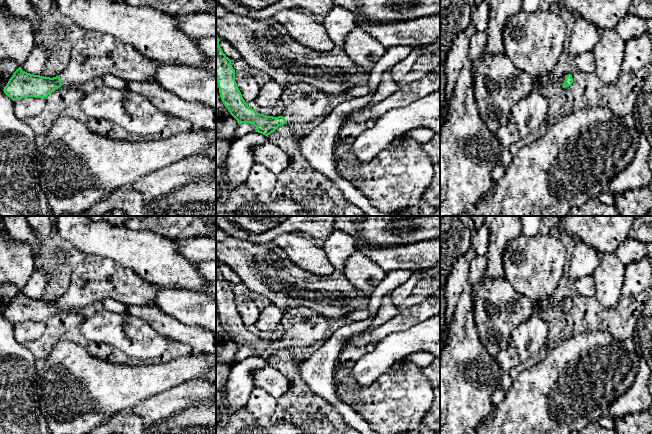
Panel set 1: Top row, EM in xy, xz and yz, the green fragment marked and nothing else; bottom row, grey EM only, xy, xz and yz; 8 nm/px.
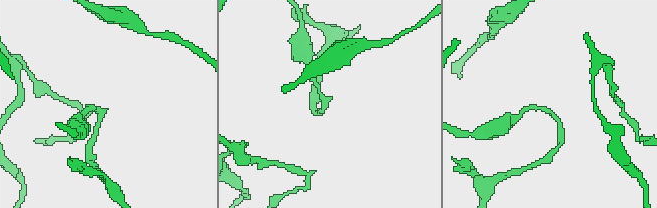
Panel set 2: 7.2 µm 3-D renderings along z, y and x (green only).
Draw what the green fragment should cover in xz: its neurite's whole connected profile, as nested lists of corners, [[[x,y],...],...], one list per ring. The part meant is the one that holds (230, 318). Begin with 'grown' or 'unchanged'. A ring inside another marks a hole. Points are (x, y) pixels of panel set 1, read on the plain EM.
grown | [[[216,259],[216,304],[219,311],[219,317],[223,328],[230,338],[237,344],[239,349],[241,347],[250,347],[256,351],[255,356],[268,361],[279,350],[286,347],[300,350],[301,348],[326,339],[328,320],[309,307],[294,307],[285,309],[281,320],[281,326],[284,329],[284,336],[282,340],[266,340],[250,332],[243,323],[235,305],[235,294],[231,289],[231,284],[223,277],[220,272],[219,265],[220,263]]]

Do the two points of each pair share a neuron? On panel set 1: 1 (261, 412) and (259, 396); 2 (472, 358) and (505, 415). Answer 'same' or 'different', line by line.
1: same
2: different

